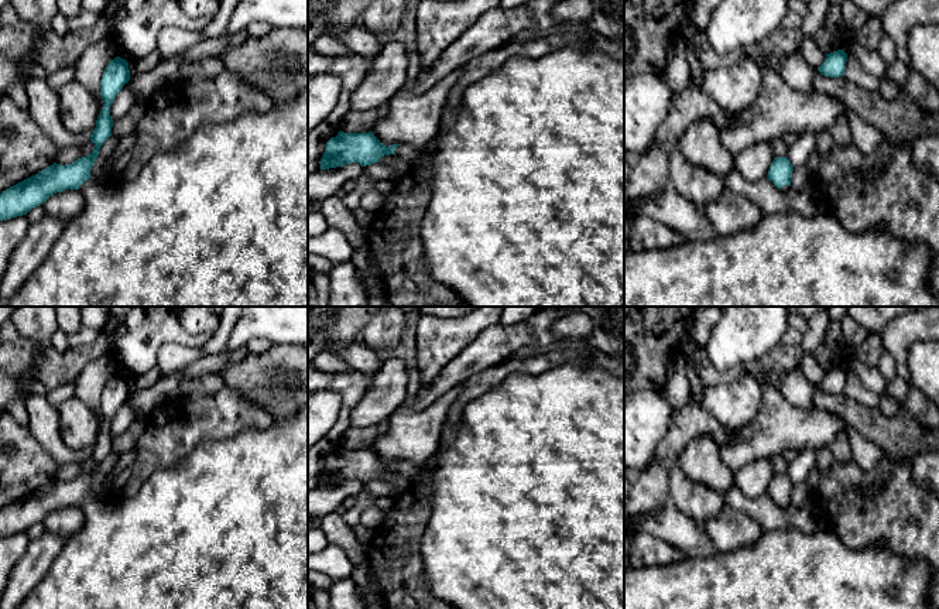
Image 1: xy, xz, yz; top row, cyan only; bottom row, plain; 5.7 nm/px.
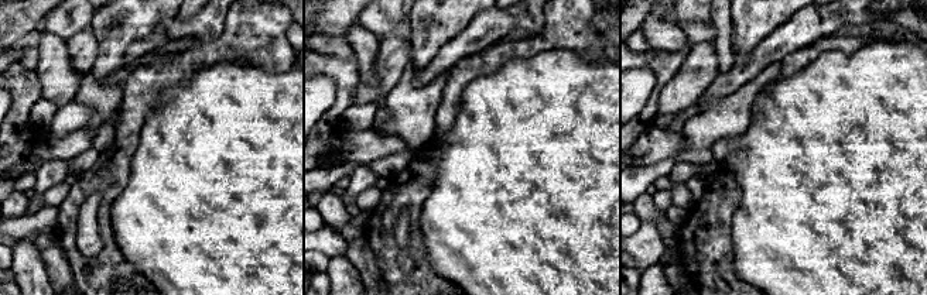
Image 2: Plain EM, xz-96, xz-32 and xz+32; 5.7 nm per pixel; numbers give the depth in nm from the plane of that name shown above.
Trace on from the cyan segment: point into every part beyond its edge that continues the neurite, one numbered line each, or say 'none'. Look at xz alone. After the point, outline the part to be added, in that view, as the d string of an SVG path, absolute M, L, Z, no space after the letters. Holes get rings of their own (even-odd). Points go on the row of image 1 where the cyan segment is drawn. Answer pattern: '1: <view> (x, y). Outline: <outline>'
1: xz (527, 209). Outline: M559 48L537 59L513 57L493 75L467 86L455 113L455 123L450 127L441 124L436 136L425 146L401 144L394 151L398 158L409 161L412 167L431 171L432 196L421 222L421 239L432 278L453 288L469 307L624 307L624 61L617 61L599 48Z

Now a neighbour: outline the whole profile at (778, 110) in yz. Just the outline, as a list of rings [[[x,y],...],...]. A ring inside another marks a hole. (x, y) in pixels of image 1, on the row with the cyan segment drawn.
[[[762,64],[762,82],[755,102],[746,110],[734,113],[729,126],[720,129],[720,141],[734,157],[757,143],[770,143],[787,134],[801,136],[830,131],[840,116],[846,117],[846,106],[836,97],[822,92],[801,93],[789,88],[778,71]]]

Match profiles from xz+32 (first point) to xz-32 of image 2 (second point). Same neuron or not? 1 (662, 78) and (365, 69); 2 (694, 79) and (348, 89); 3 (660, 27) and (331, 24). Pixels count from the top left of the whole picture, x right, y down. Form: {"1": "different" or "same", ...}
{"1": "different", "2": "different", "3": "different"}

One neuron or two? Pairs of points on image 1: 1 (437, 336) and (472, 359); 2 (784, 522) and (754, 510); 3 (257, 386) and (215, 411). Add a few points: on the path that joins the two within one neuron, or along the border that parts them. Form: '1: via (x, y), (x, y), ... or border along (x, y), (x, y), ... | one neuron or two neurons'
1: border along (486, 329), (437, 373) | two neurons
2: via (777, 517), (761, 510) | one neuron
3: border along (225, 385), (243, 399), (259, 404), (267, 413) | two neurons

